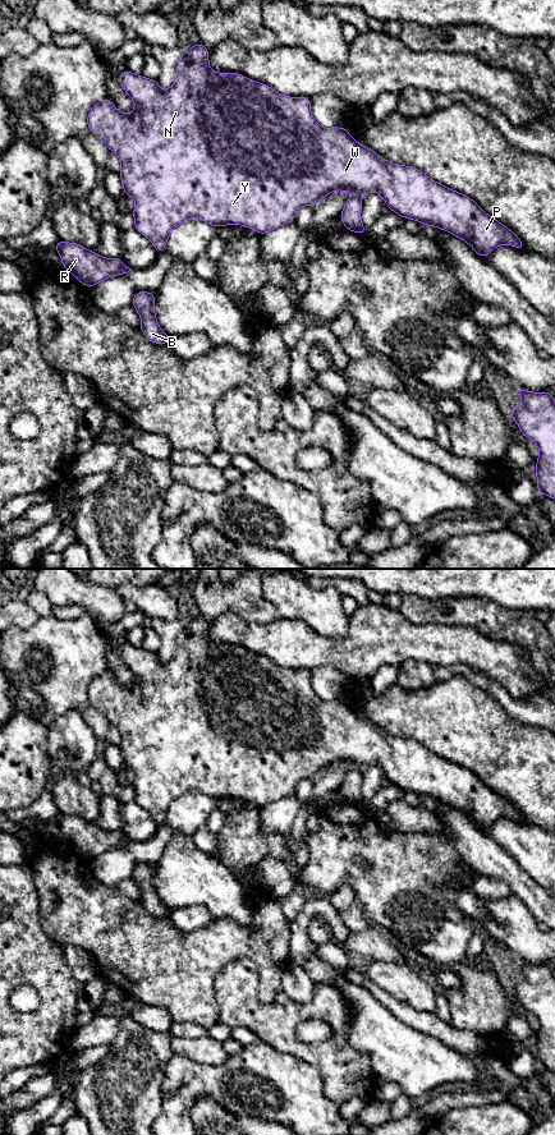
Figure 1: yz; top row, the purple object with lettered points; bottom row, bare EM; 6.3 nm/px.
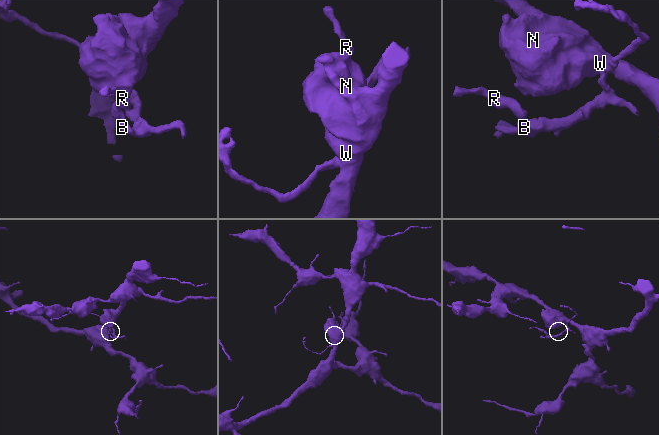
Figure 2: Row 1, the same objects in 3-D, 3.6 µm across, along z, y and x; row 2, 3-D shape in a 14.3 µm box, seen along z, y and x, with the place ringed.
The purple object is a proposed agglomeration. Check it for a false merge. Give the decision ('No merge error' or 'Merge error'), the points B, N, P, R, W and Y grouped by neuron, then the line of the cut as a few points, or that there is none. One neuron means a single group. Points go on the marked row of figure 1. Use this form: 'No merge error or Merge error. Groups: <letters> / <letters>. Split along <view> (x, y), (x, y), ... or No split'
Merge error. Groups: B R / N P W Y. Split along yz (357, 193), (362, 196)

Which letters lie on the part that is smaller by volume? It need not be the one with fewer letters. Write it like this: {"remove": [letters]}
{"remove": ["B", "R"]}

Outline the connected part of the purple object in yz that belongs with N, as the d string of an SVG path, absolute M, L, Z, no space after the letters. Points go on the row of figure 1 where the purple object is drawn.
M201 42L184 51L179 63L176 64L175 82L166 91L160 89L157 79L150 79L125 69L119 74L119 81L123 89L136 104L133 111L130 114L119 111L106 97L102 101L95 104L87 116L87 125L90 132L101 139L107 146L107 148L111 152L115 152L119 157L119 175L121 179L124 196L132 196L136 201L136 206L132 212L136 221L134 229L145 235L159 253L164 252L166 248L170 233L189 219L199 219L215 228L226 225L242 225L244 228L253 229L260 235L262 235L274 230L275 228L294 221L295 213L301 207L315 207L322 198L335 190L354 190L361 196L364 196L370 192L376 192L382 197L384 202L393 212L398 213L403 219L416 220L425 226L430 225L451 233L454 236L468 243L472 249L482 258L487 257L496 247L501 244L509 244L517 249L526 248L523 242L512 230L509 230L504 224L492 219L468 196L441 185L414 166L398 165L386 161L370 147L361 146L356 139L352 138L350 133L345 128L322 128L312 116L311 97L290 97L280 95L265 83L252 81L240 73L216 73L210 68L208 58L210 50L207 50Z

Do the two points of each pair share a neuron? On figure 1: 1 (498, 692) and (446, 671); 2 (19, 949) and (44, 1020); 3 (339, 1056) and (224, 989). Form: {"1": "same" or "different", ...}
{"1": "same", "2": "same", "3": "same"}

